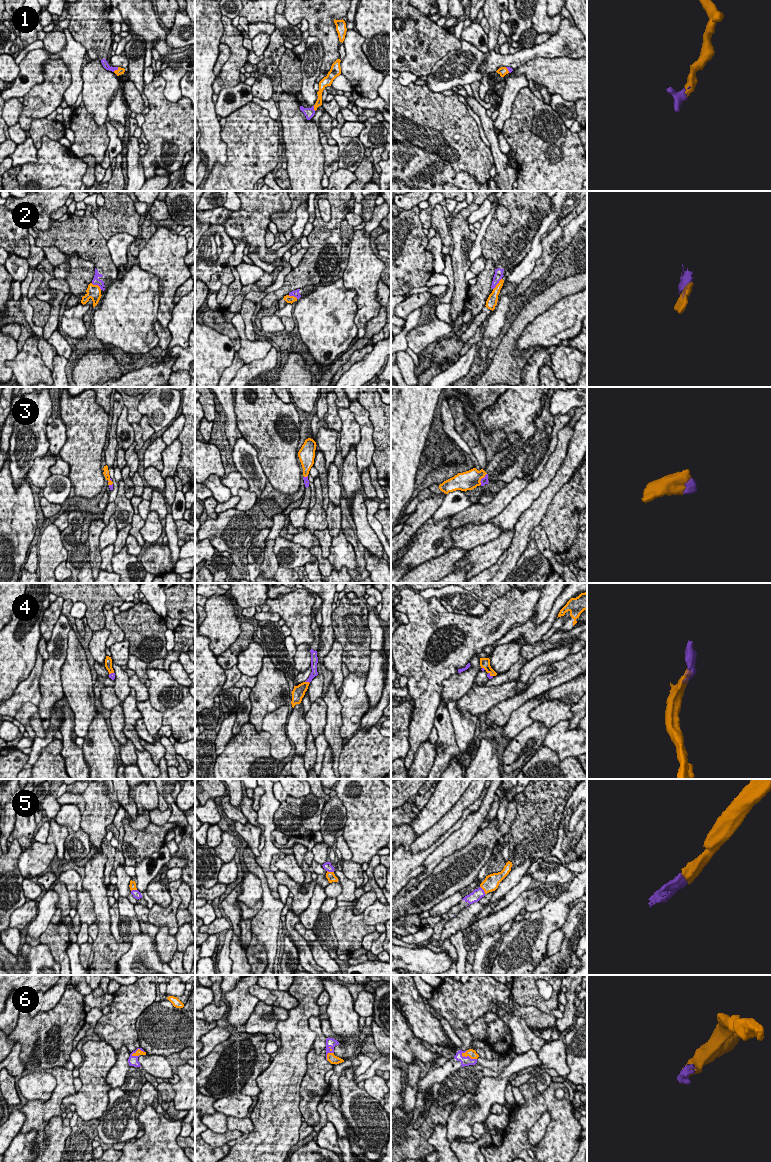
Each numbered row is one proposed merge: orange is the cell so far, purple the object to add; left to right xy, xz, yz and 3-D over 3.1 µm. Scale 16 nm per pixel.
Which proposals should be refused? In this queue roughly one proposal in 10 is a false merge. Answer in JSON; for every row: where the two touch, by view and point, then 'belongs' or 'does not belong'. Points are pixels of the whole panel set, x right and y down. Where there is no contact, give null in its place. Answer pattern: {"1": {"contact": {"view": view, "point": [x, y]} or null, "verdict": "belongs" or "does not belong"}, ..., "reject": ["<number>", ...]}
{"1": {"contact": {"view": "xy", "point": [115, 70]}, "verdict": "belongs"}, "2": {"contact": {"view": "xy", "point": [96, 285]}, "verdict": "does not belong"}, "3": {"contact": {"view": "yz", "point": [481, 478]}, "verdict": "belongs"}, "4": {"contact": {"view": "xz", "point": [307, 682]}, "verdict": "belongs"}, "5": {"contact": {"view": "yz", "point": [483, 889]}, "verdict": "belongs"}, "6": {"contact": {"view": "yz", "point": [468, 1055]}, "verdict": "belongs"}, "reject": ["2"]}

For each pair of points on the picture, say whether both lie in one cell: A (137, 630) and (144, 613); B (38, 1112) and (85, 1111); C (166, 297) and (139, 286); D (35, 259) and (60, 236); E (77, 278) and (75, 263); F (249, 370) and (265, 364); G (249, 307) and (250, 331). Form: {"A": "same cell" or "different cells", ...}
{"A": "same cell", "B": "different cells", "C": "same cell", "D": "different cells", "E": "same cell", "F": "same cell", "G": "same cell"}

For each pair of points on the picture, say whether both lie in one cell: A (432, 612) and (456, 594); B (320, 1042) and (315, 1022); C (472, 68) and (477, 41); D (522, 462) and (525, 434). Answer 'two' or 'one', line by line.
A: two
B: one
C: two
D: two

